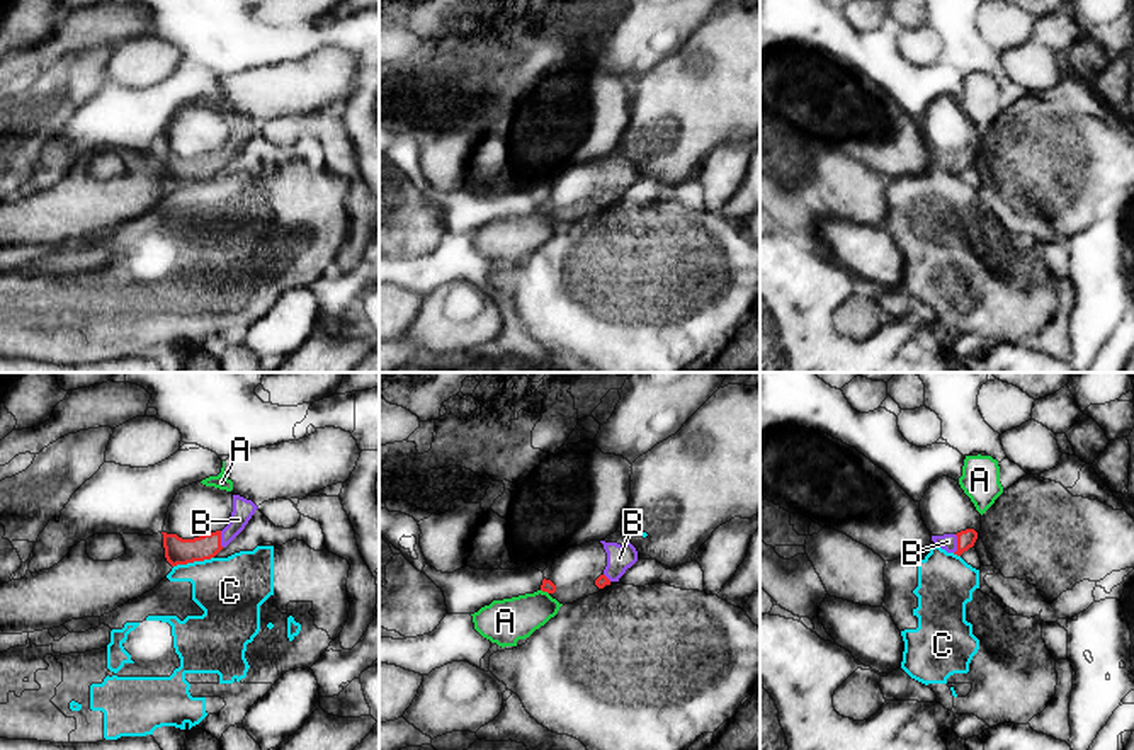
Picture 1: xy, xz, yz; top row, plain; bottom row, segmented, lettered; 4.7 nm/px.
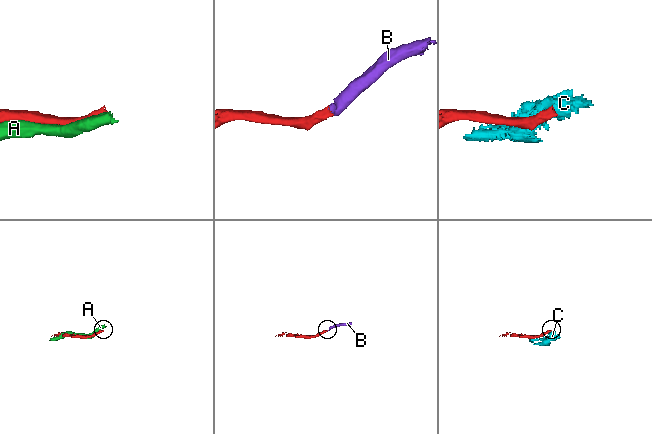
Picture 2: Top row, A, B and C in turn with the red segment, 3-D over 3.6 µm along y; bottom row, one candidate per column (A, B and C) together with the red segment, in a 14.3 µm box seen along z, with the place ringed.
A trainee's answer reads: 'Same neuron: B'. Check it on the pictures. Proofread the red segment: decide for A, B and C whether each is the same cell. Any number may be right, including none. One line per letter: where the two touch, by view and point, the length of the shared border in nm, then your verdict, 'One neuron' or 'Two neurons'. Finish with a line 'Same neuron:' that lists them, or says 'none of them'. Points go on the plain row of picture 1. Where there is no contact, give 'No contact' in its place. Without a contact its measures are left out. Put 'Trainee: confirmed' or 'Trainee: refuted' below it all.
A: Touches red at xz (544, 210). Shared border 50 nm. Two neurons
B: Touches red at yz (958, 164). Shared border 100 nm. One neuron
C: Touches red at xy (192, 181). Shared border 200 nm. Two neurons
Same neuron: B
Trainee: confirmed

